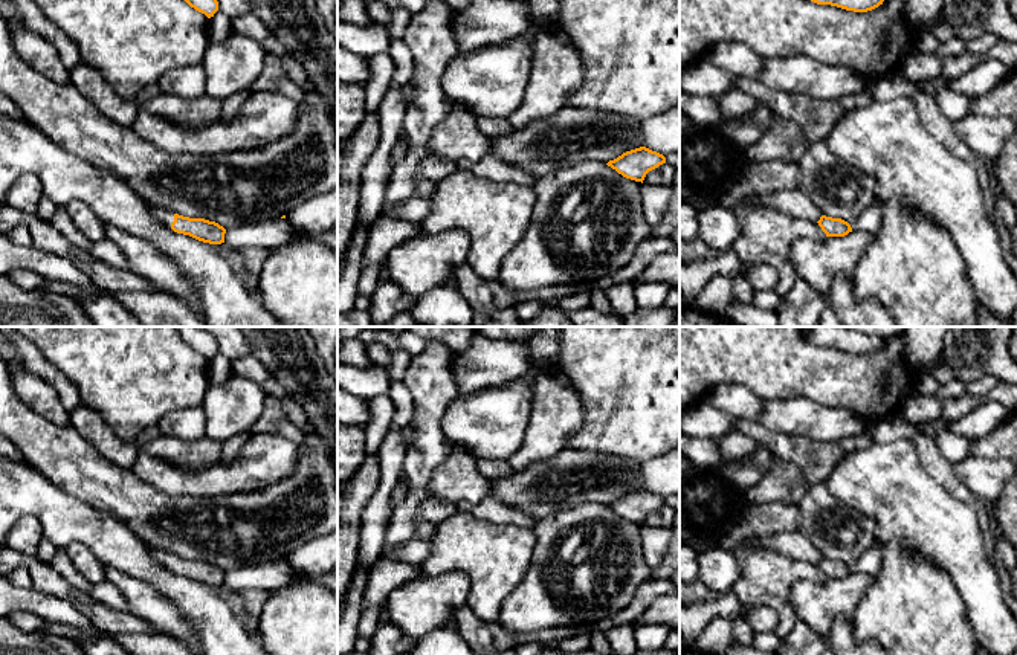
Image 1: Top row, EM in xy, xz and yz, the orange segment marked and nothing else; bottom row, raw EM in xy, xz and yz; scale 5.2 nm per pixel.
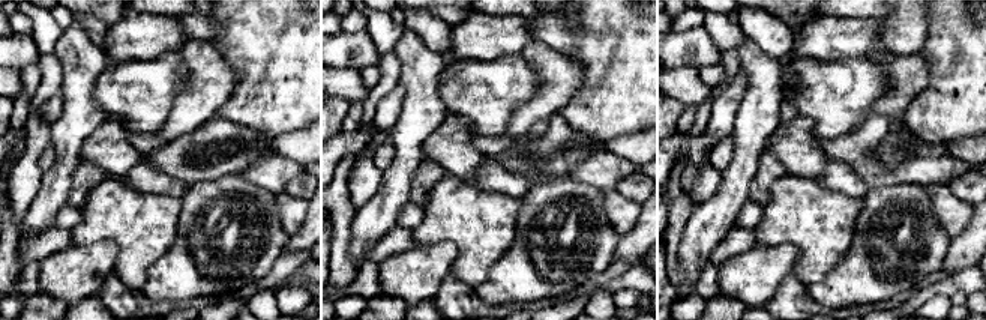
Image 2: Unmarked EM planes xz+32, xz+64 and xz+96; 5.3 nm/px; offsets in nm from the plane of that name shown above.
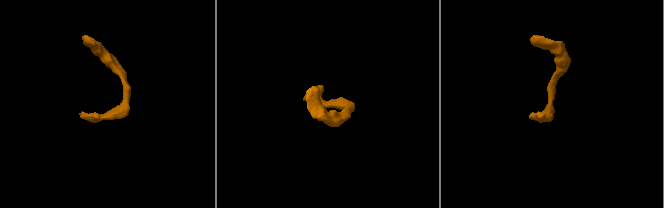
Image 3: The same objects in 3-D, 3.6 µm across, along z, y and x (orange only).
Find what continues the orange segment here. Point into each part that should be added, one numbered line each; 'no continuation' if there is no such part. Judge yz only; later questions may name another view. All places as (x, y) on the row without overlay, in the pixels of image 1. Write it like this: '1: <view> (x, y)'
no continuation

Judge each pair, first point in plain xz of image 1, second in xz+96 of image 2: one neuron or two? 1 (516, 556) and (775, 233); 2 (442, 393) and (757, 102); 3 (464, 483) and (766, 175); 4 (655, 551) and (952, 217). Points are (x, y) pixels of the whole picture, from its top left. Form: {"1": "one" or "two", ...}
{"1": "one", "2": "one", "3": "two", "4": "one"}

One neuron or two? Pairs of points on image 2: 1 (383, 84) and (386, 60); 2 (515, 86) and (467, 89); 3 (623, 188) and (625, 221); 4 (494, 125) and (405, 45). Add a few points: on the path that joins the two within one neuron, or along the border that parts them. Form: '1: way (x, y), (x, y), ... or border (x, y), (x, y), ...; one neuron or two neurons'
1: way (386, 78), (386, 66); one neuron
2: way (503, 86), (479, 89); one neuron
3: border (614, 190), (640, 205); two neurons
4: border (447, 60), (438, 83), (438, 99), (446, 111); two neurons

